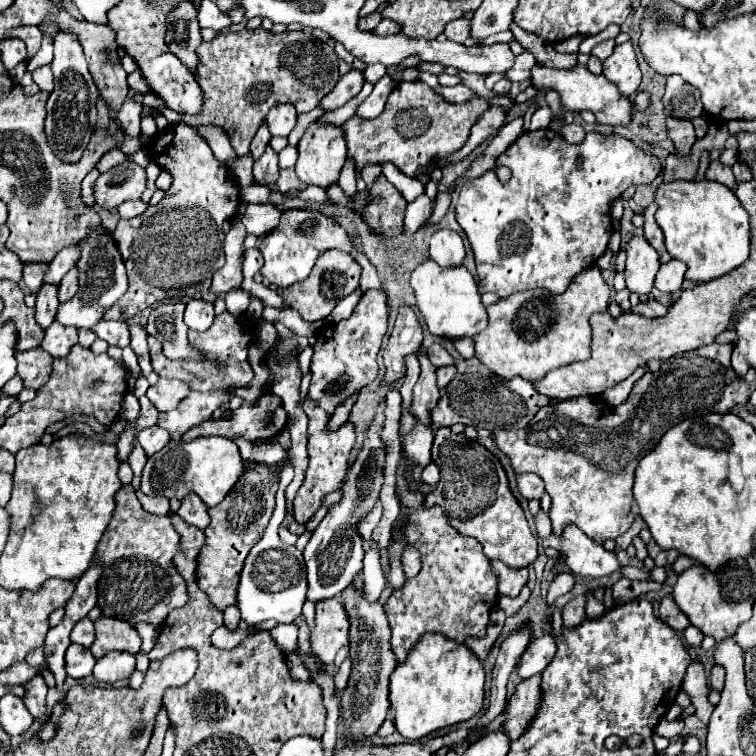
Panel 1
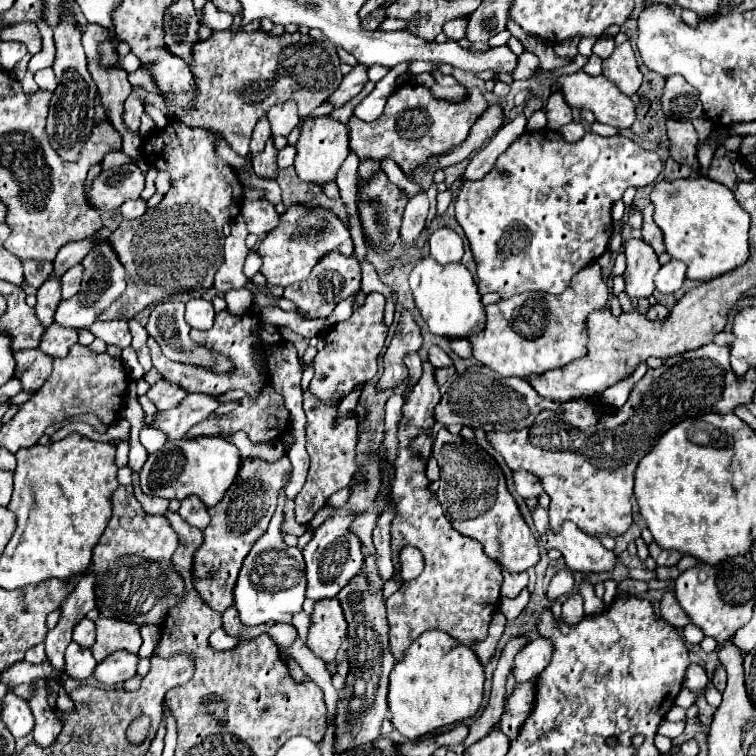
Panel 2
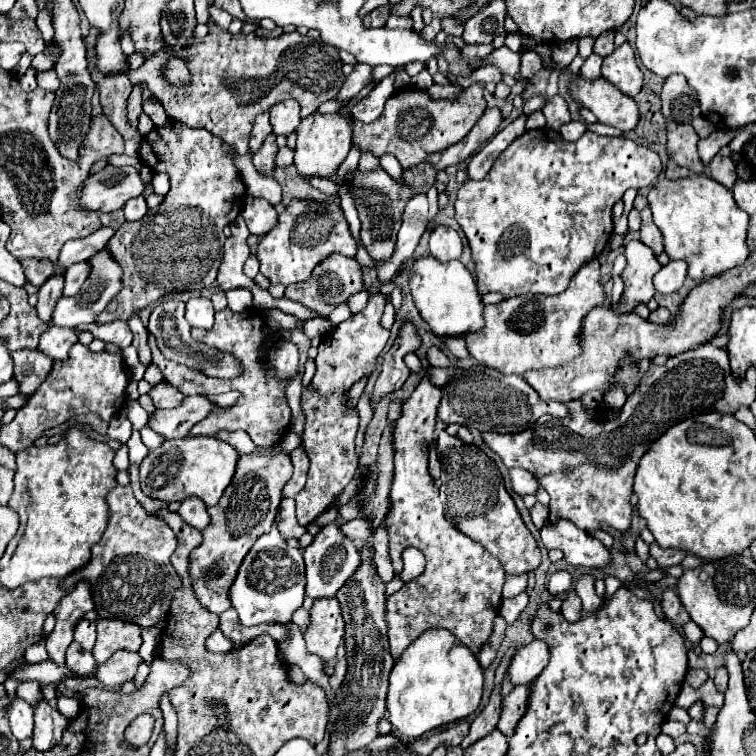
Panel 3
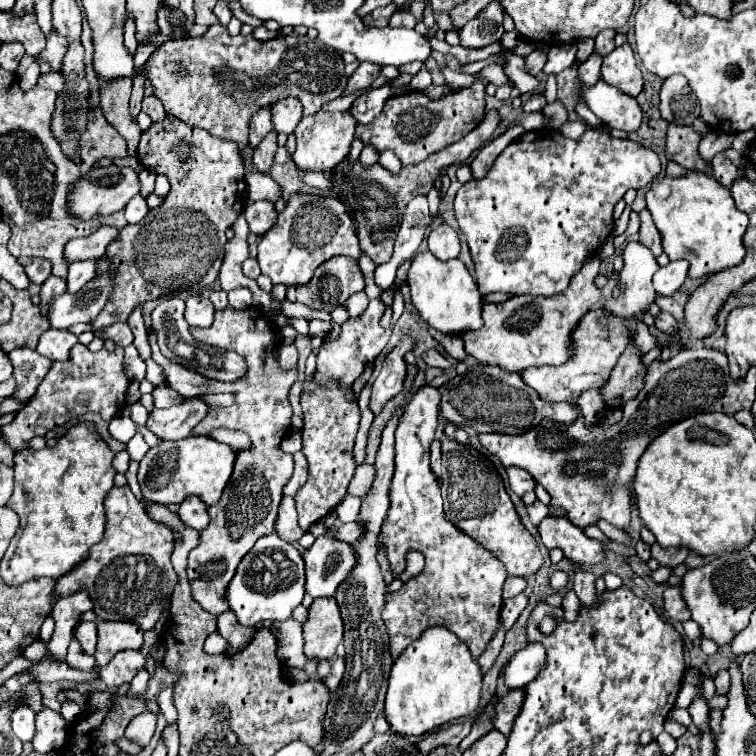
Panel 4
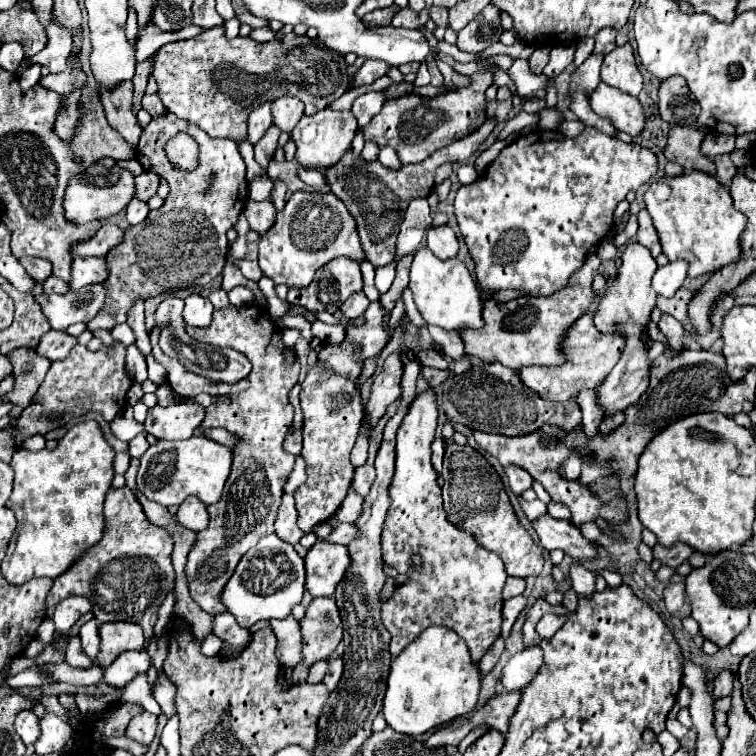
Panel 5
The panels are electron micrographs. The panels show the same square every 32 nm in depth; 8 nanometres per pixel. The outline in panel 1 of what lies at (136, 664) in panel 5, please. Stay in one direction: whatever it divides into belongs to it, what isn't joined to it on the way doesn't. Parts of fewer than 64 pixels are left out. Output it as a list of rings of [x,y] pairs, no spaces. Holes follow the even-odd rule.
[[[108,652],[100,660],[96,660],[92,676],[100,682],[118,682],[130,678],[136,668],[136,658],[128,652]]]

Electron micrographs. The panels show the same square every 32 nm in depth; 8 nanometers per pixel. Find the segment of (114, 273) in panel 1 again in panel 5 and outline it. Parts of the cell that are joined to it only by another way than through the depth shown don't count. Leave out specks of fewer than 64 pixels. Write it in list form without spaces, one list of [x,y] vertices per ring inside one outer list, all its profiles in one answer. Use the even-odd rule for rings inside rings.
[[[106,282],[88,284],[82,290],[70,294],[44,293],[35,295],[35,300],[42,306],[44,316],[48,318],[54,330],[66,330],[76,322],[90,322],[106,300]]]

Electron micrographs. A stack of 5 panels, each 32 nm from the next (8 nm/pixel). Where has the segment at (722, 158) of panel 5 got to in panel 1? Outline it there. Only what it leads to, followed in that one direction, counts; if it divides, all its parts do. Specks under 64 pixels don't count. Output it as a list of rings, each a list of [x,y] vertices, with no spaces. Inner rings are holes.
[[[718,160],[710,162],[710,166],[708,166],[708,170],[706,170],[706,180],[716,180],[716,182],[728,186],[730,190],[736,186],[736,180],[734,180],[734,176],[732,176],[732,168],[720,164]]]

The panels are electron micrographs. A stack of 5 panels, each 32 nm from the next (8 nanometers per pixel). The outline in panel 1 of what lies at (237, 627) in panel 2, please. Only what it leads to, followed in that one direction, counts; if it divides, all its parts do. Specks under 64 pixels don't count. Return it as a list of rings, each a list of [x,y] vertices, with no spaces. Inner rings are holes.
[[[235,605],[228,606],[224,610],[224,626],[234,630],[238,626],[238,620],[240,620],[240,610],[238,610],[238,607]]]

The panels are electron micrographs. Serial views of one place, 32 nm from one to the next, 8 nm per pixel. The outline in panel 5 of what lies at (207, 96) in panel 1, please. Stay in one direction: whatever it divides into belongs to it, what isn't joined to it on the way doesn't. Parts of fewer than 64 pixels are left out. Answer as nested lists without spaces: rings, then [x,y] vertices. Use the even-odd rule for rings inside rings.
[[[220,26],[210,28],[190,40],[164,44],[152,56],[150,76],[156,80],[158,96],[168,112],[176,114],[188,124],[200,126],[204,132],[208,132],[214,138],[230,138],[234,142],[244,142],[248,138],[248,116],[260,104],[274,102],[280,96],[296,96],[304,102],[306,114],[316,114],[318,110],[326,108],[332,100],[340,98],[348,90],[344,56],[332,52],[330,48],[324,48],[324,44],[310,38],[300,38],[292,42],[288,48],[284,40],[272,40],[266,44],[258,44],[252,38],[242,38],[242,36],[228,40],[224,36],[224,28]]]

